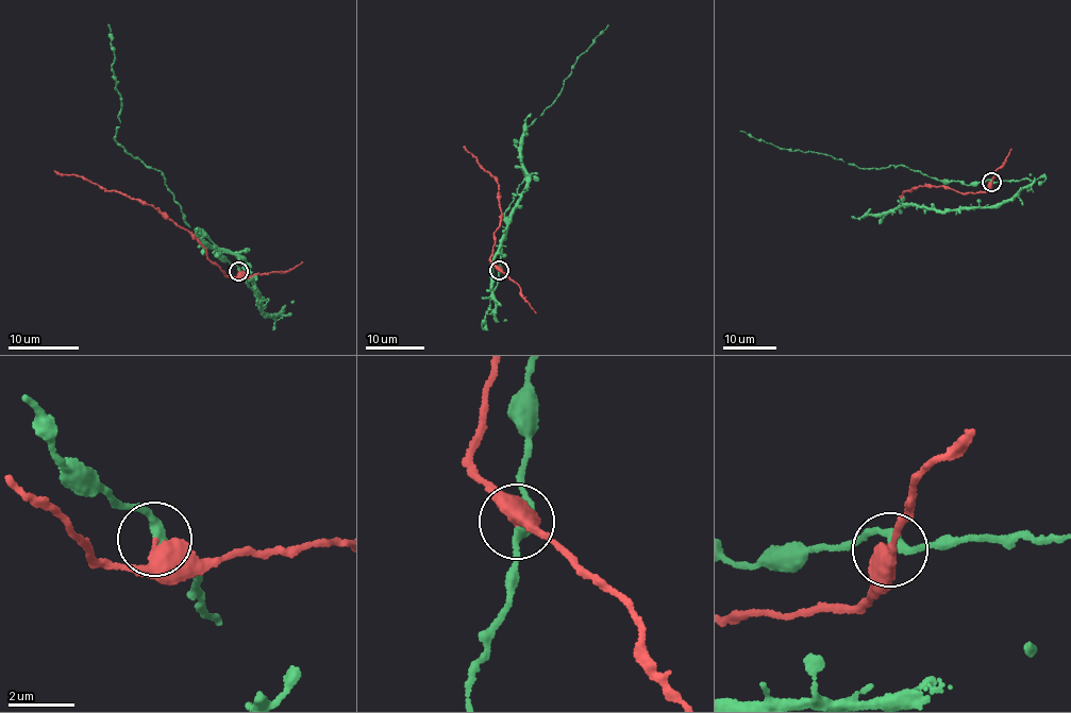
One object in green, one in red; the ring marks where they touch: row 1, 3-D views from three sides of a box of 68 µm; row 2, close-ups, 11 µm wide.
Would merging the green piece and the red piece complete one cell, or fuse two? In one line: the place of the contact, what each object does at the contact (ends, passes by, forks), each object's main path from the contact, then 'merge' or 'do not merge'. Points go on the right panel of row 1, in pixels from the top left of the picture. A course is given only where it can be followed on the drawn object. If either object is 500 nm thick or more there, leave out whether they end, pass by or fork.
place (991, 182); green passes by; red ends; course green (991, 182), (967, 186), (958, 182), (940, 182), (901, 165), (864, 169), (829, 155), (781, 149), (740, 131); course red (991, 182), (987, 191), (966, 194), (932, 186), (907, 190), (900, 196); do not merge

